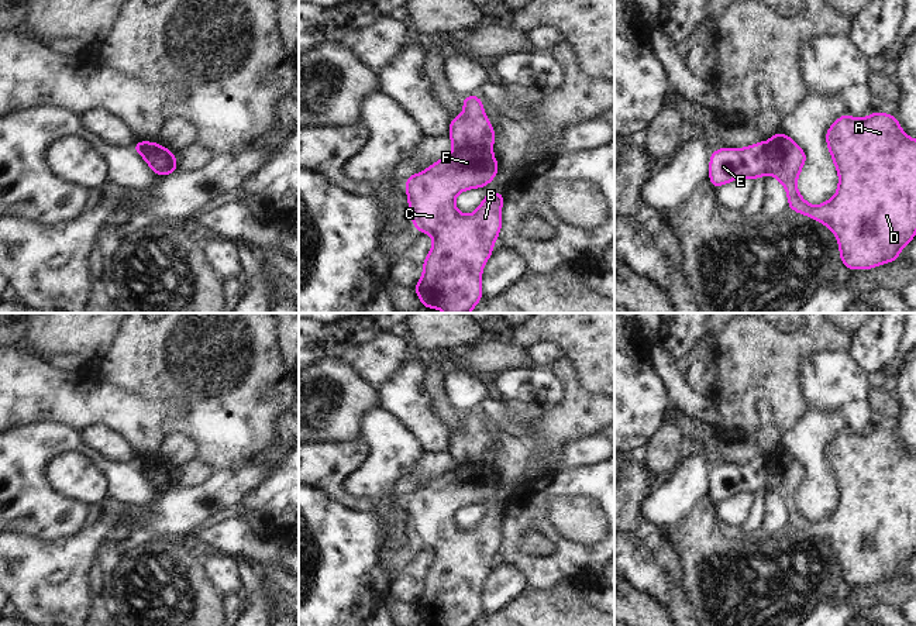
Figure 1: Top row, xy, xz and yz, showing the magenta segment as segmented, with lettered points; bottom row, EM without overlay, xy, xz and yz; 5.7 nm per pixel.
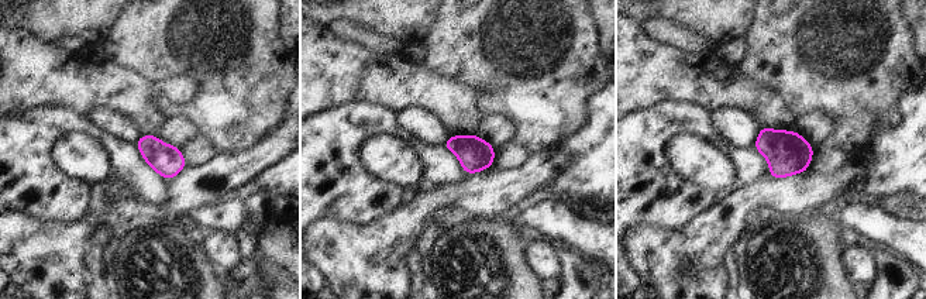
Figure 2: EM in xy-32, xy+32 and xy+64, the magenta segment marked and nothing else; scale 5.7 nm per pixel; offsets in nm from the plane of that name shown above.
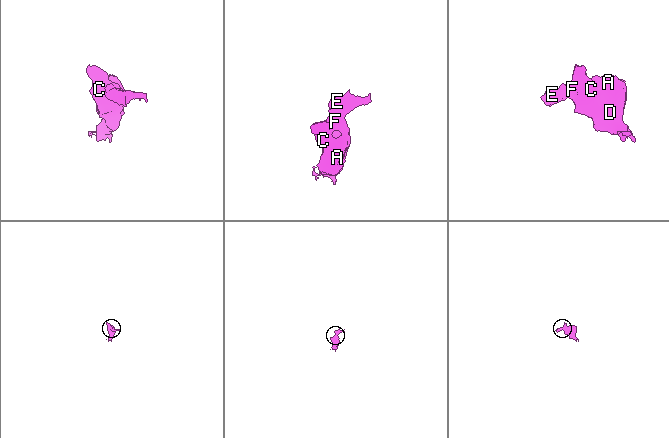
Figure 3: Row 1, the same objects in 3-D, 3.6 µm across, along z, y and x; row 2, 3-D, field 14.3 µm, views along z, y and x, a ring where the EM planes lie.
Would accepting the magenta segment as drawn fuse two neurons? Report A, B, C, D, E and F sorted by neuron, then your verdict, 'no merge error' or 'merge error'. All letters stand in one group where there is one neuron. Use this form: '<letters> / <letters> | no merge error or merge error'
A B C D F / E | merge error

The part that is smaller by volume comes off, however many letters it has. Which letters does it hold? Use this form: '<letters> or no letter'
E

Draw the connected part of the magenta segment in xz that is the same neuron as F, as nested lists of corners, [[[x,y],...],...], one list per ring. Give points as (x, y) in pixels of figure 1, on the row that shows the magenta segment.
[[[454,148],[442,159],[420,173],[406,178],[409,214],[417,233],[427,233],[434,244],[423,262],[423,276],[414,290],[427,309],[444,313],[469,313],[482,300],[482,269],[493,252],[502,230],[502,192],[489,192],[471,216],[459,213],[455,196],[464,190],[483,188],[499,172],[492,149]]]

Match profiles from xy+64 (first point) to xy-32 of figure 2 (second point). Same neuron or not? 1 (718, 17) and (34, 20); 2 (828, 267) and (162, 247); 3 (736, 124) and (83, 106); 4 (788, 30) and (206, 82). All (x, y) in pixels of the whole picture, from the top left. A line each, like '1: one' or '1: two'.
1: one
2: one
3: two
4: one

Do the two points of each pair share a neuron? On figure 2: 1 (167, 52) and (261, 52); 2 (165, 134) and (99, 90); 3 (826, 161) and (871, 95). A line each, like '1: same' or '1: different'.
1: same
2: different
3: different

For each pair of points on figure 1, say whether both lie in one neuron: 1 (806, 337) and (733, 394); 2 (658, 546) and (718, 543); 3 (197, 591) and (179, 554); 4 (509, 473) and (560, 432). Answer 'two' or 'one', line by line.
1: one
2: two
3: one
4: two

